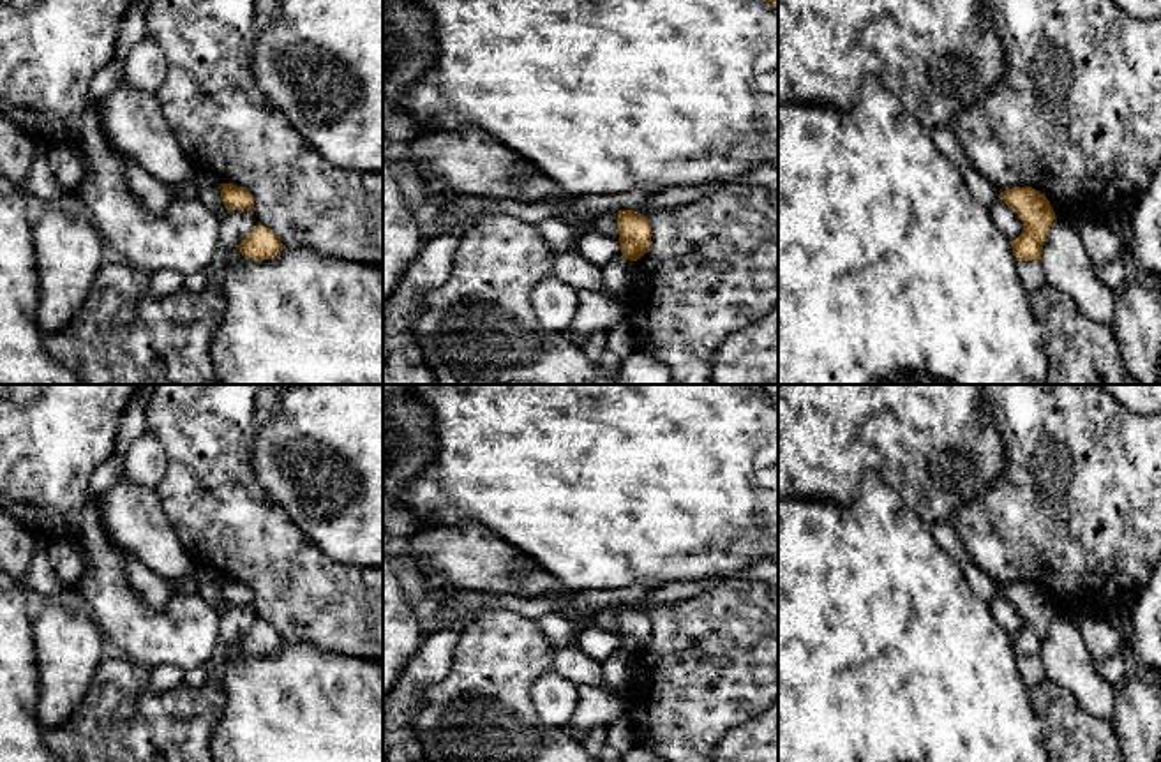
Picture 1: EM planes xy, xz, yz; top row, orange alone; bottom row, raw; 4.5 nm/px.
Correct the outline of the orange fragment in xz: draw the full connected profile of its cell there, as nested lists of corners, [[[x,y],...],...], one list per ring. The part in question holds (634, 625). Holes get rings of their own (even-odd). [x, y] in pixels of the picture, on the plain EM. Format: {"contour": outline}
{"contour": [[[635,605],[618,607],[618,628],[621,637],[621,649],[630,654],[640,654],[651,640],[651,621],[648,614]]]}

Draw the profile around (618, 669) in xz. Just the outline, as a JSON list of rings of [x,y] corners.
[[[623,649],[603,661],[605,690],[623,693],[633,677],[633,656]]]

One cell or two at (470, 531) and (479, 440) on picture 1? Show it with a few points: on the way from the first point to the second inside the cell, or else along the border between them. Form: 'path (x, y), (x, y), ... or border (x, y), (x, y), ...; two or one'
border (441, 524), (479, 519), (507, 542); two

